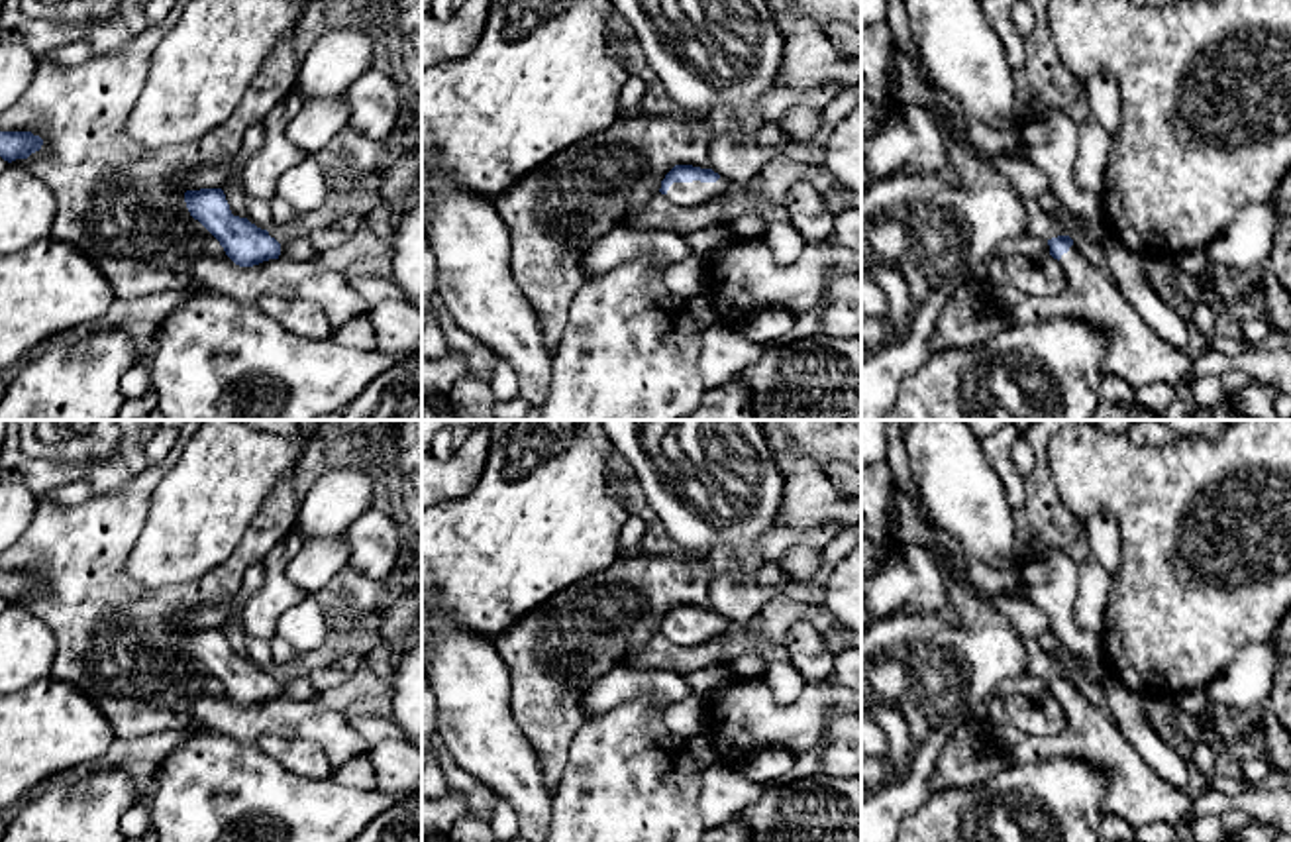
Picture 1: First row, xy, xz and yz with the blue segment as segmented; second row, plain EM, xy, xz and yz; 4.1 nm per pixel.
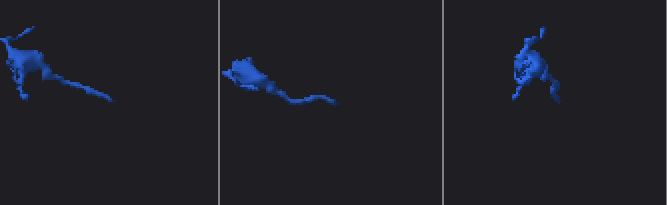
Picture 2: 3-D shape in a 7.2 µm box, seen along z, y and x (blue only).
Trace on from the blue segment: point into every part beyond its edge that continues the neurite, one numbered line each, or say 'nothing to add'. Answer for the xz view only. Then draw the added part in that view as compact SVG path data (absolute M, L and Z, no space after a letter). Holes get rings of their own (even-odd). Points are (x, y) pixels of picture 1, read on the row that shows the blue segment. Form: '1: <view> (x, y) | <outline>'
1: xz (687, 195) | M722 177L716 183L673 183L667 190L667 198L683 208L693 208L720 198L728 186L730 183Z

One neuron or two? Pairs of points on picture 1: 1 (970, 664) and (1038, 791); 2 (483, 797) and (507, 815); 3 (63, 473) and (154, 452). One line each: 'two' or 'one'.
1: two
2: two
3: two

